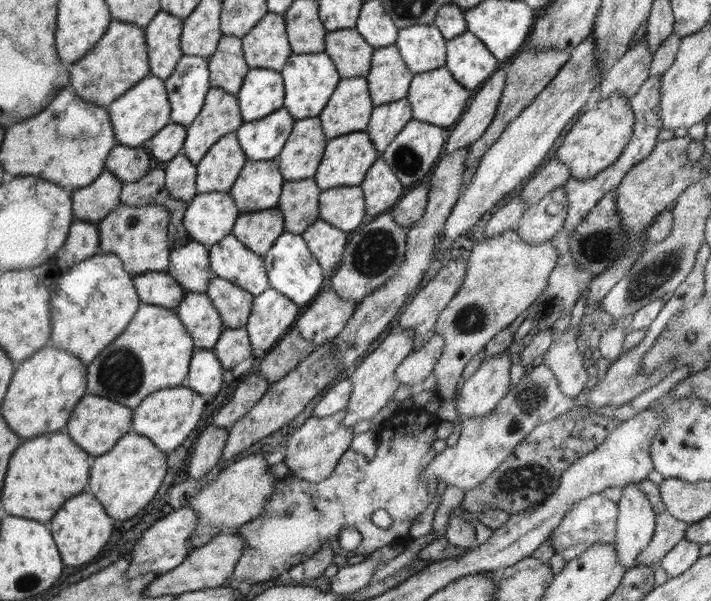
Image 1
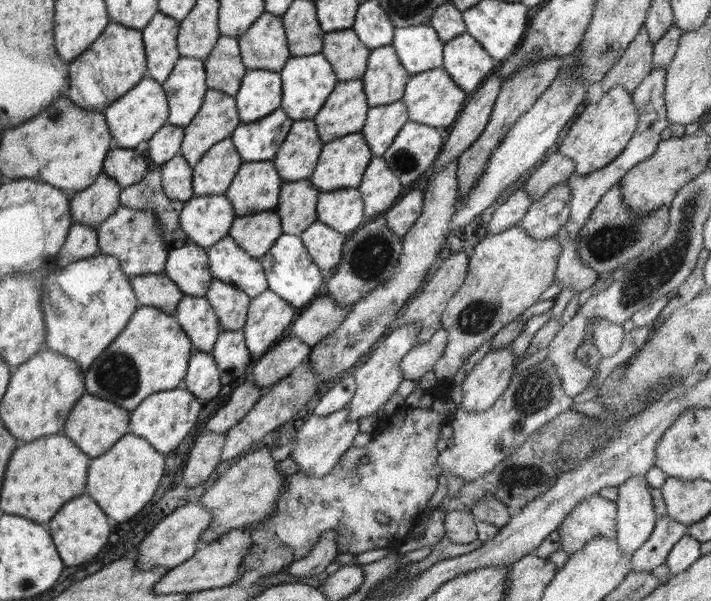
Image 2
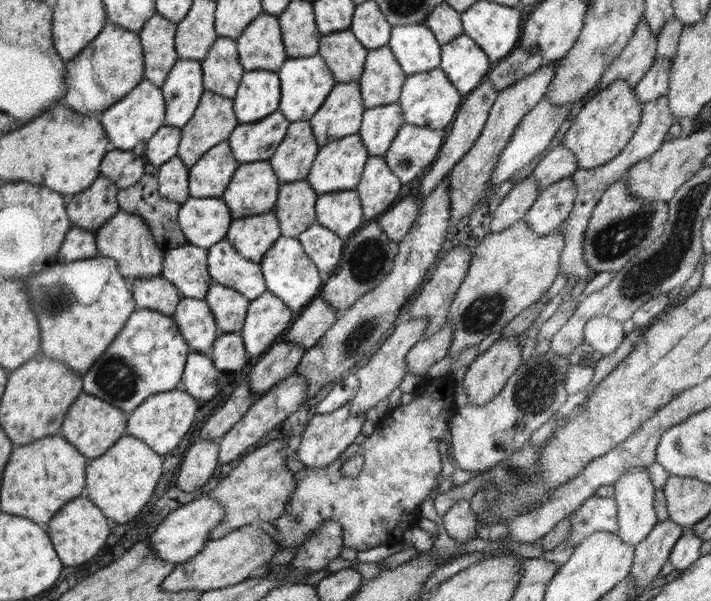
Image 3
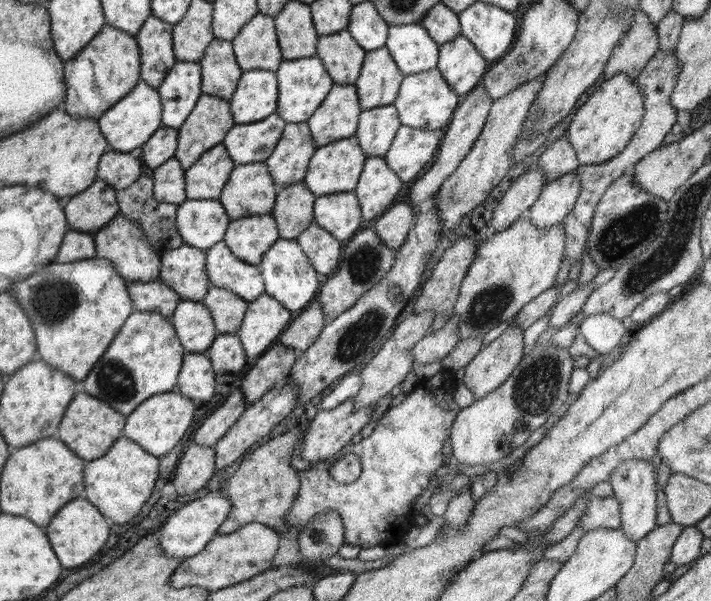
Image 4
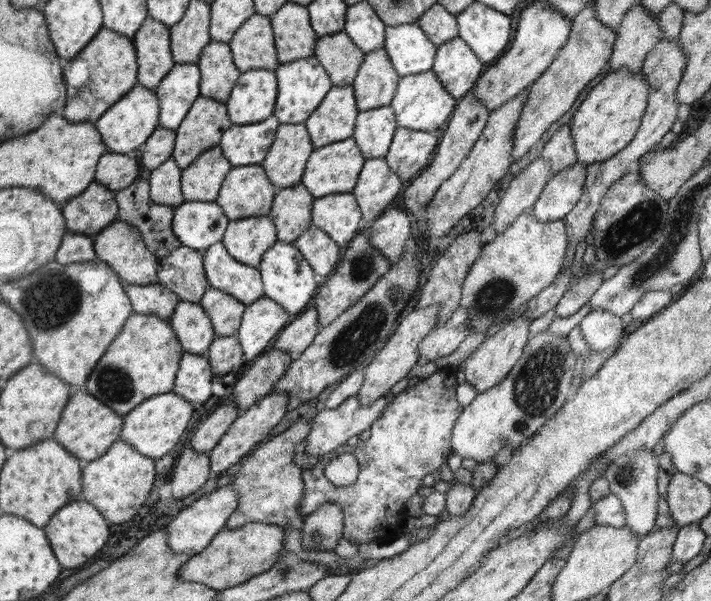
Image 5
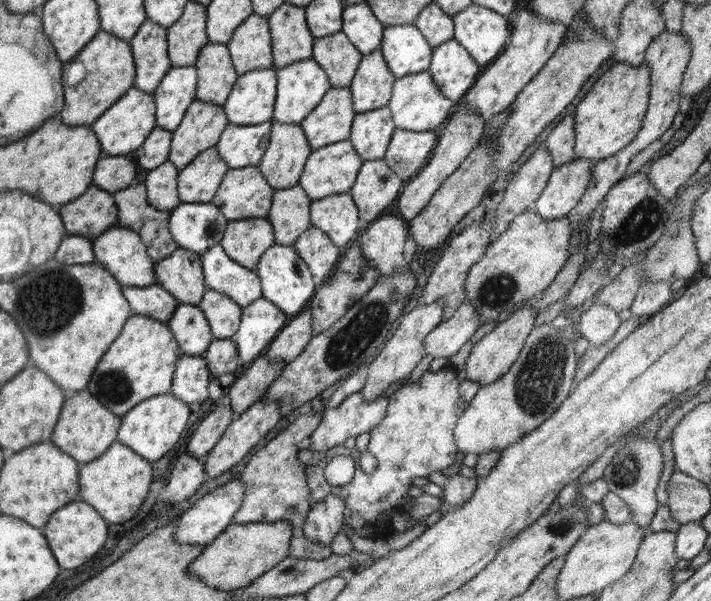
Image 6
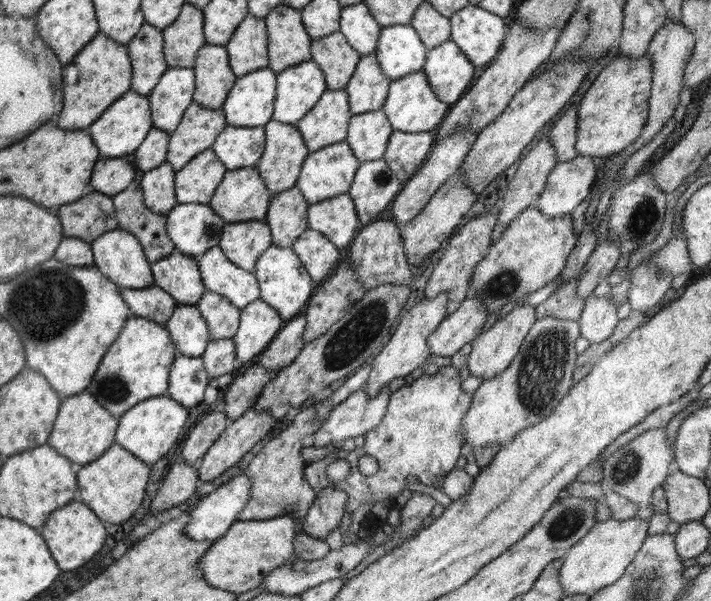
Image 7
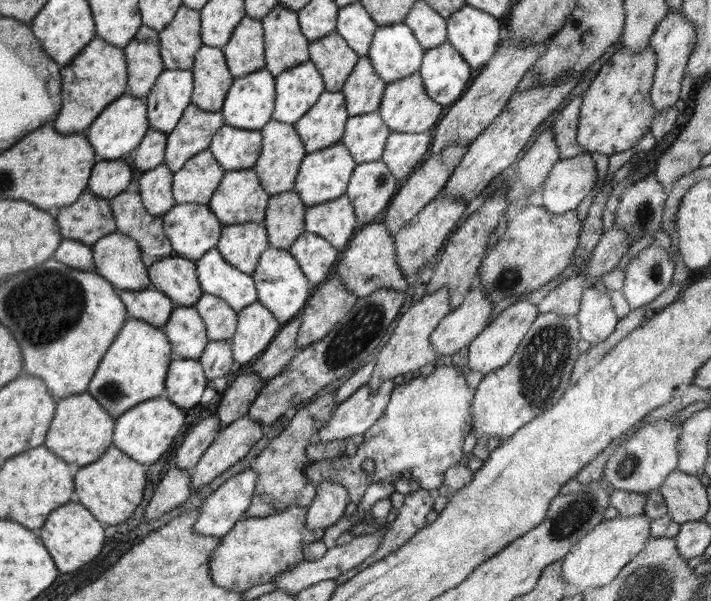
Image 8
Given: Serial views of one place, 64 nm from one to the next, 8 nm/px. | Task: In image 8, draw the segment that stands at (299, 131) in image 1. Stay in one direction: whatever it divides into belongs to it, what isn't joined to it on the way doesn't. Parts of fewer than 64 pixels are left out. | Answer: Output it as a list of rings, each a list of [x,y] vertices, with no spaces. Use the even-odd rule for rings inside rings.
[[[273,119],[260,131],[263,136],[262,148],[252,169],[256,171],[262,188],[270,195],[292,191],[299,171],[299,164],[307,153],[302,139],[296,132],[294,125],[284,124]]]

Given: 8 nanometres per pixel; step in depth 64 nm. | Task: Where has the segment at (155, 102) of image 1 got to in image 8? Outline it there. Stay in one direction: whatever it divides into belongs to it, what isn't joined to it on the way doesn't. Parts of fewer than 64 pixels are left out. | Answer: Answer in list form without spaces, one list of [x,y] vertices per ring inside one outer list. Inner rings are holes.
[[[124,94],[106,106],[98,118],[90,124],[85,134],[94,147],[98,160],[116,160],[124,158],[131,150],[134,150],[149,128],[147,104],[144,99]]]

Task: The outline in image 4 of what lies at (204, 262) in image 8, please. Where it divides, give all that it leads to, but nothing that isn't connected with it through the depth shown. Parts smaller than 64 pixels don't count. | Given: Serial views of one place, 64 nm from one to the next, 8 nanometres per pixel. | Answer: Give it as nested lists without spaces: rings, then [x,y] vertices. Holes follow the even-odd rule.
[[[223,240],[207,249],[205,269],[212,285],[233,291],[248,303],[265,292],[259,268],[234,257]]]

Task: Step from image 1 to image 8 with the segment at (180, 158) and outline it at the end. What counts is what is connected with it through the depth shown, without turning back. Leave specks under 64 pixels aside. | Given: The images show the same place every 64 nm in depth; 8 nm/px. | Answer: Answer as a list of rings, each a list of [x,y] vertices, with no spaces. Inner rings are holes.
[[[164,164],[143,171],[139,179],[142,204],[154,216],[163,217],[176,205],[172,192],[173,172]]]

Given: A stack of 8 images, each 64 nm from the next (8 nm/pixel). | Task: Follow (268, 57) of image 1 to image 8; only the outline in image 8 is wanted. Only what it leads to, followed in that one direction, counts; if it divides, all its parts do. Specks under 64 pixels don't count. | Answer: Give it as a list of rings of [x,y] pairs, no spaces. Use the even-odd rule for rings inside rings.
[[[246,15],[232,31],[230,41],[221,48],[229,71],[235,79],[265,68],[263,34],[261,20]]]

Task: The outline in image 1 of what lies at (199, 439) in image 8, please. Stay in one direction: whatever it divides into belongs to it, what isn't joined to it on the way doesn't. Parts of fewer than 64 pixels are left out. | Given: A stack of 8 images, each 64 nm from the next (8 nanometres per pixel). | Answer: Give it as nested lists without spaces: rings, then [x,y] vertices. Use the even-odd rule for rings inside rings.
[[[251,371],[246,374],[236,387],[232,398],[214,416],[211,424],[229,429],[265,395],[269,386],[269,382],[260,376],[259,372]]]

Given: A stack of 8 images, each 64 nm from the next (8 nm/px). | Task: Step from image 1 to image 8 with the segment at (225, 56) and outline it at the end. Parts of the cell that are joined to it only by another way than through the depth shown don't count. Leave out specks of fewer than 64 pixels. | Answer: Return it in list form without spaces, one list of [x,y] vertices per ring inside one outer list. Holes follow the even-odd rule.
[[[203,45],[194,58],[191,103],[205,112],[219,112],[235,79],[220,47]]]

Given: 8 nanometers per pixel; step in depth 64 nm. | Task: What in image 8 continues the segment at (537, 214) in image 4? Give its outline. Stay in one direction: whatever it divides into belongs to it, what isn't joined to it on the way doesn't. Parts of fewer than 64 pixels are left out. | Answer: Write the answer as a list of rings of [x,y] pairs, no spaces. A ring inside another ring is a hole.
[[[588,152],[558,159],[544,181],[543,203],[548,212],[574,211],[596,184],[596,165]]]

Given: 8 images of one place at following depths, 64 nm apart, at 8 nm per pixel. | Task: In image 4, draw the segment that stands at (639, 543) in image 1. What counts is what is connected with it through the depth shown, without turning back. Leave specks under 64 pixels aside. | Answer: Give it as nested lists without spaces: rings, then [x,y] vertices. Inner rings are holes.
[[[622,461],[622,464],[612,472],[609,484],[612,486],[613,498],[620,504],[620,529],[628,540],[637,544],[658,526],[656,510],[658,485],[652,461]]]

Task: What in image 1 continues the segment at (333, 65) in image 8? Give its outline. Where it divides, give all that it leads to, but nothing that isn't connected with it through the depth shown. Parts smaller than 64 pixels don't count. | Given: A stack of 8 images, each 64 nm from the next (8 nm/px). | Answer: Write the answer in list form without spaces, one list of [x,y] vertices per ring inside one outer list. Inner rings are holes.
[[[356,28],[326,33],[325,54],[335,64],[341,79],[365,77],[370,70],[374,50]]]

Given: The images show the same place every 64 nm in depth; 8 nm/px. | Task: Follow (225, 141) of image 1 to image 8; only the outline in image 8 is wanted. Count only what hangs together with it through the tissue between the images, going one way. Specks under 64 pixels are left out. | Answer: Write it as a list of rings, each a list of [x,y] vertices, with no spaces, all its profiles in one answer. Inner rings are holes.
[[[209,149],[190,157],[178,172],[173,173],[172,192],[176,205],[186,203],[208,204],[225,172],[226,170],[218,164]]]

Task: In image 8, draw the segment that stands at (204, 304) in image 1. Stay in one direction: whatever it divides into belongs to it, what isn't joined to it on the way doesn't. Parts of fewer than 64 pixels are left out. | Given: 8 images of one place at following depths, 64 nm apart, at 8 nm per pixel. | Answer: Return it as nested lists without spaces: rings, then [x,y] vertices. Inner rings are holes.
[[[176,306],[162,327],[171,344],[171,358],[200,358],[209,341],[202,317],[195,307]]]

